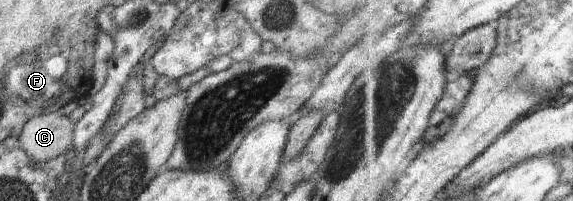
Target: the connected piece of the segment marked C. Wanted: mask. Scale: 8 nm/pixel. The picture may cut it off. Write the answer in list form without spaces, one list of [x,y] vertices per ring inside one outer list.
[[[60,112],[31,116],[18,137],[20,148],[39,163],[55,159],[73,143],[74,127],[69,116]]]

